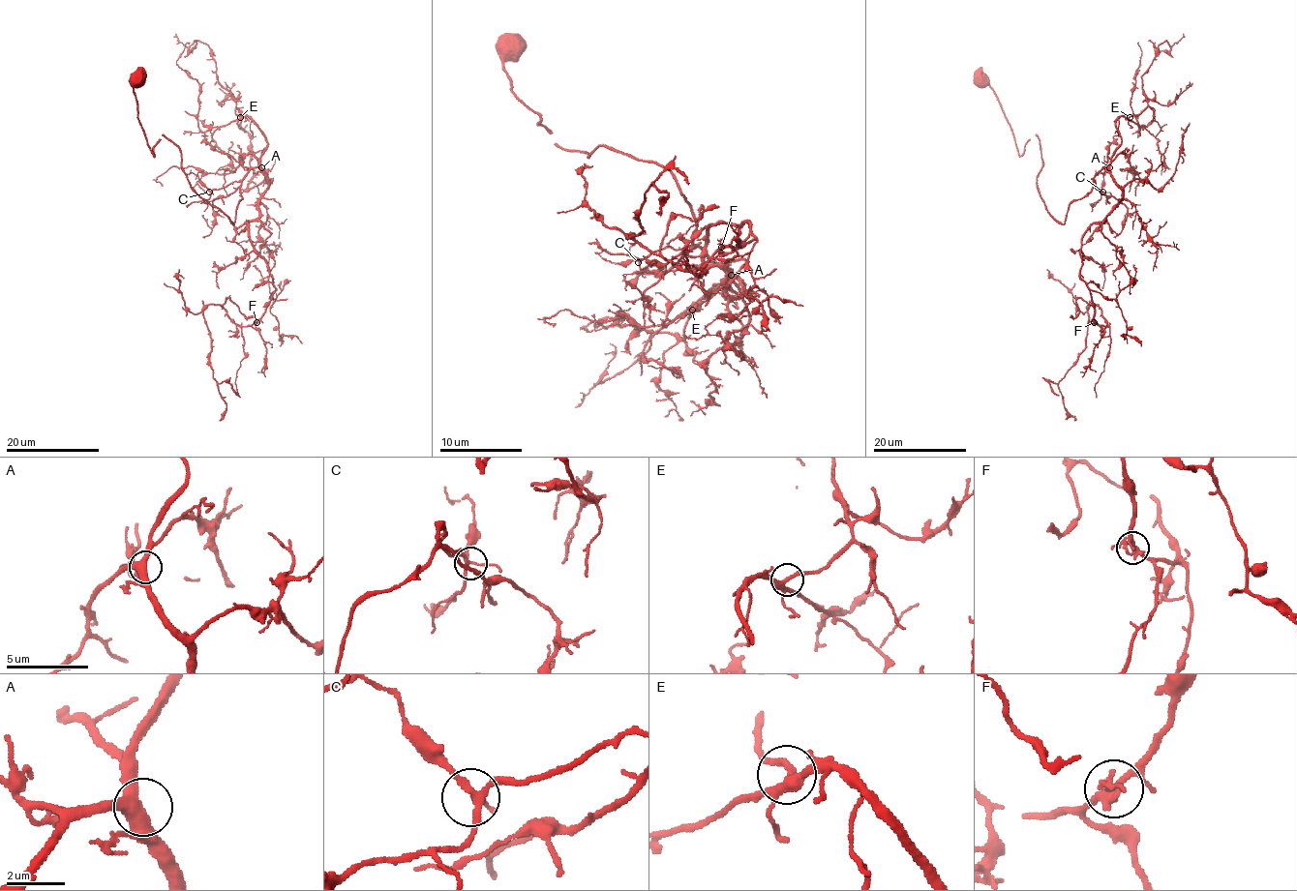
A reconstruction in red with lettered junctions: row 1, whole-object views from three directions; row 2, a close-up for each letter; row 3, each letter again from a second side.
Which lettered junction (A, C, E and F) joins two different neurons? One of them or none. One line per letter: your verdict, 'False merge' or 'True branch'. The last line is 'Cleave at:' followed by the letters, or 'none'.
A: True branch
C: True branch
E: True branch
F: True branch
Cleave at: none

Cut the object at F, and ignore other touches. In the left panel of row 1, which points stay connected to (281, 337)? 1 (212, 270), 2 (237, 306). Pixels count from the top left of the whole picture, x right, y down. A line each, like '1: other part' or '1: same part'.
1: same part
2: other part

